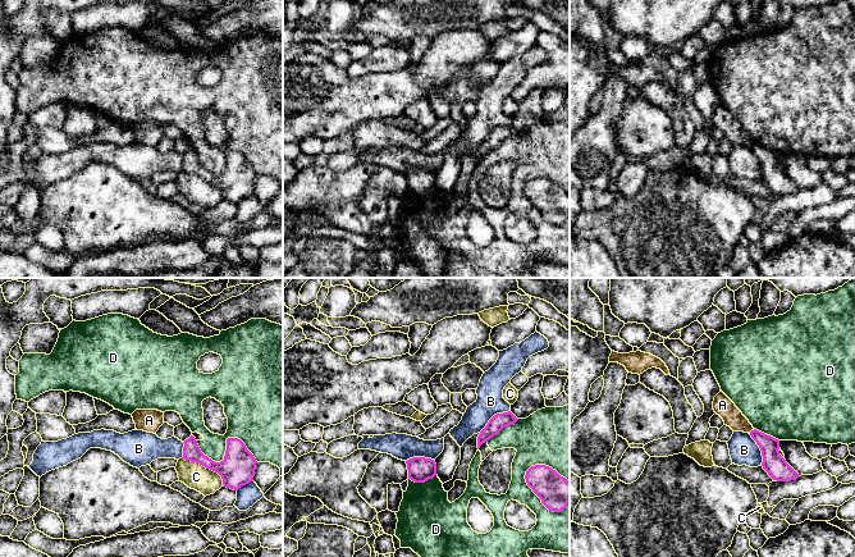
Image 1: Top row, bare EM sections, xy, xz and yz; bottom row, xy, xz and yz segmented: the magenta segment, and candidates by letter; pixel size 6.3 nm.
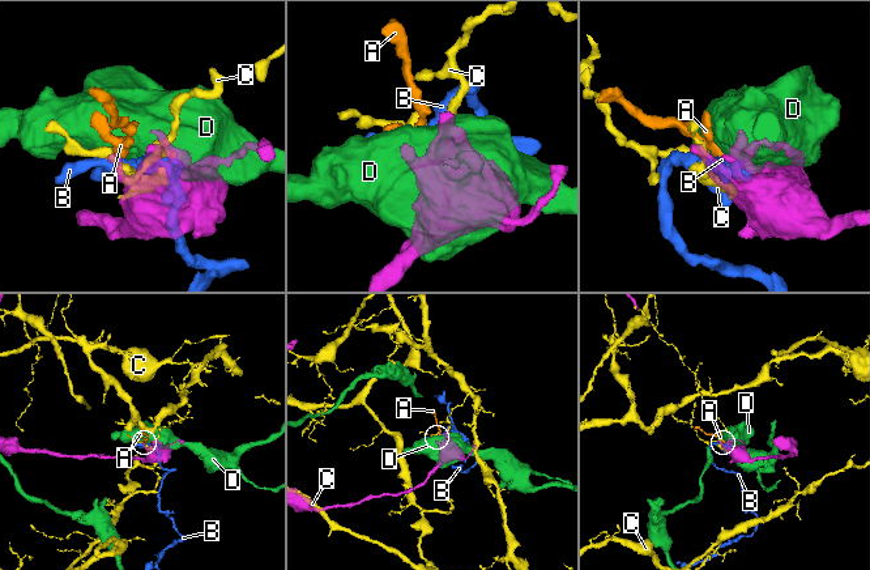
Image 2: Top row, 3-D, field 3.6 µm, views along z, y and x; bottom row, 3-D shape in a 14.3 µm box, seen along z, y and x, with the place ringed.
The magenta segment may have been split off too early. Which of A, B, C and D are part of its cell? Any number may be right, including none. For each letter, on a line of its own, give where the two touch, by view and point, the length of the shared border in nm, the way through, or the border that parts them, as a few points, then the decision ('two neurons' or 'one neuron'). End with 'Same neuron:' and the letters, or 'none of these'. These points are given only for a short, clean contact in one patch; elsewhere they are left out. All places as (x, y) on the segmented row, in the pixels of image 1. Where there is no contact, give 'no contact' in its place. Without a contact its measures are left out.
A: yz (751, 430) | 50 nm | across yz (773, 462), (769, 448), (751, 430), (722, 405) | one neuron
B: xz (493, 416) | 240 nm | two neurons
C: xy (205, 466) | 320 nm | two neurons
D: xz (534, 492) | 360 nm | two neurons
Same neuron: A

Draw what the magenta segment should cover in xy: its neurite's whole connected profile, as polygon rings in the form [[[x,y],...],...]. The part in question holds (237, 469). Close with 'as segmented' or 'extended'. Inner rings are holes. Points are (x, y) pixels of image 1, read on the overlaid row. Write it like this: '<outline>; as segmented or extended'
[[[193,435],[183,443],[182,458],[218,472],[223,479],[224,487],[238,490],[241,487],[253,481],[257,461],[241,439],[227,439],[225,456],[220,462],[212,461],[201,452]]]; as segmented

